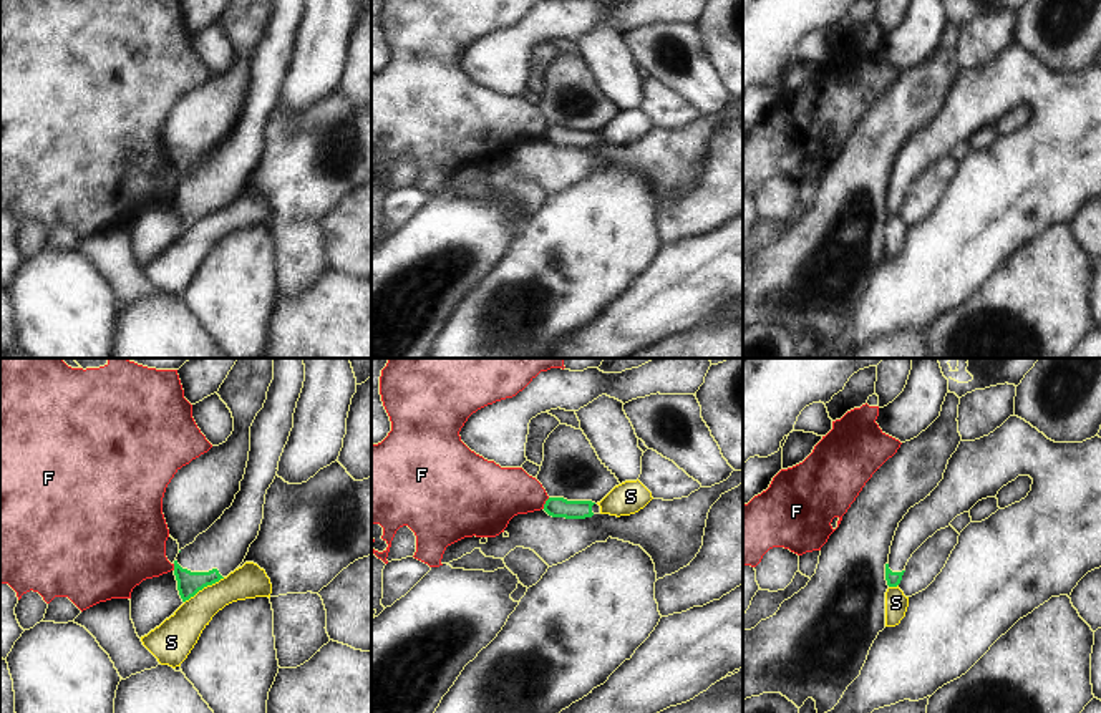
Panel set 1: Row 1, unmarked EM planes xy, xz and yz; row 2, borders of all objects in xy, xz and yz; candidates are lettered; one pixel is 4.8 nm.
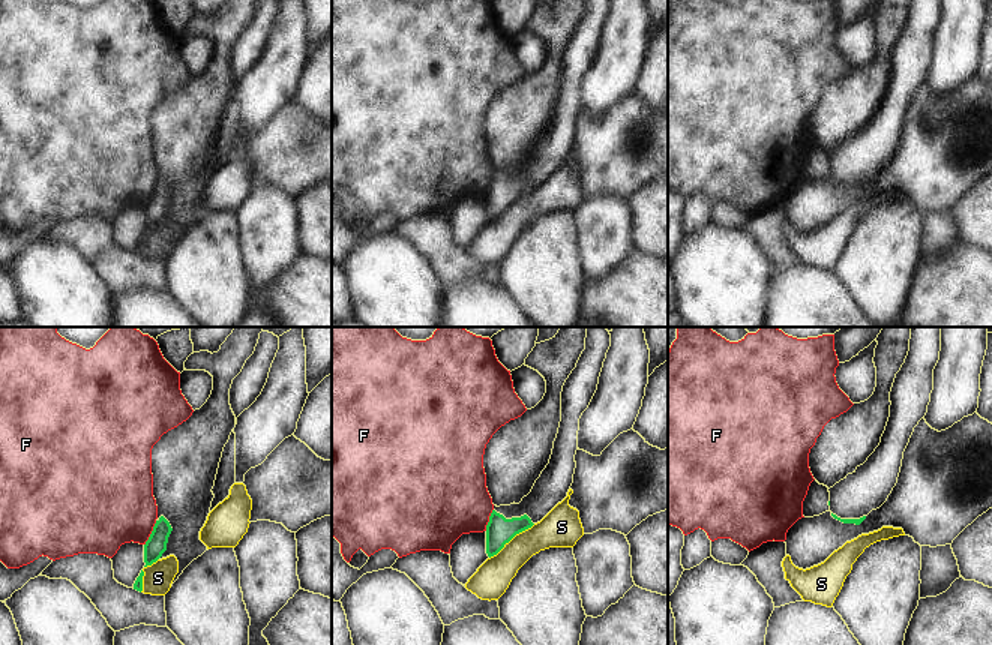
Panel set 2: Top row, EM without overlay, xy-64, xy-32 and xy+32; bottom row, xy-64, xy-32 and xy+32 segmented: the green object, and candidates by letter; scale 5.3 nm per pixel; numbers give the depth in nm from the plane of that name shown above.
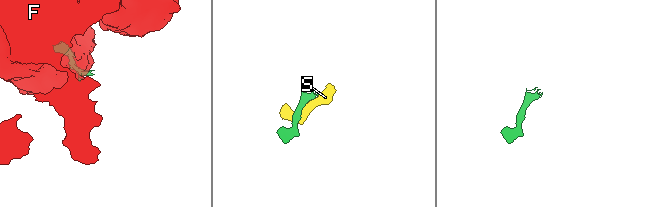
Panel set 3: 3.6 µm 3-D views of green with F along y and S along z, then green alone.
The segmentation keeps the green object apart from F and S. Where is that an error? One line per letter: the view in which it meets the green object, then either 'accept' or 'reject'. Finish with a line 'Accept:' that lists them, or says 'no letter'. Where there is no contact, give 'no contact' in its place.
F: meets green in xz; reject
S: meets green in xy; reject
Accept: no letter

